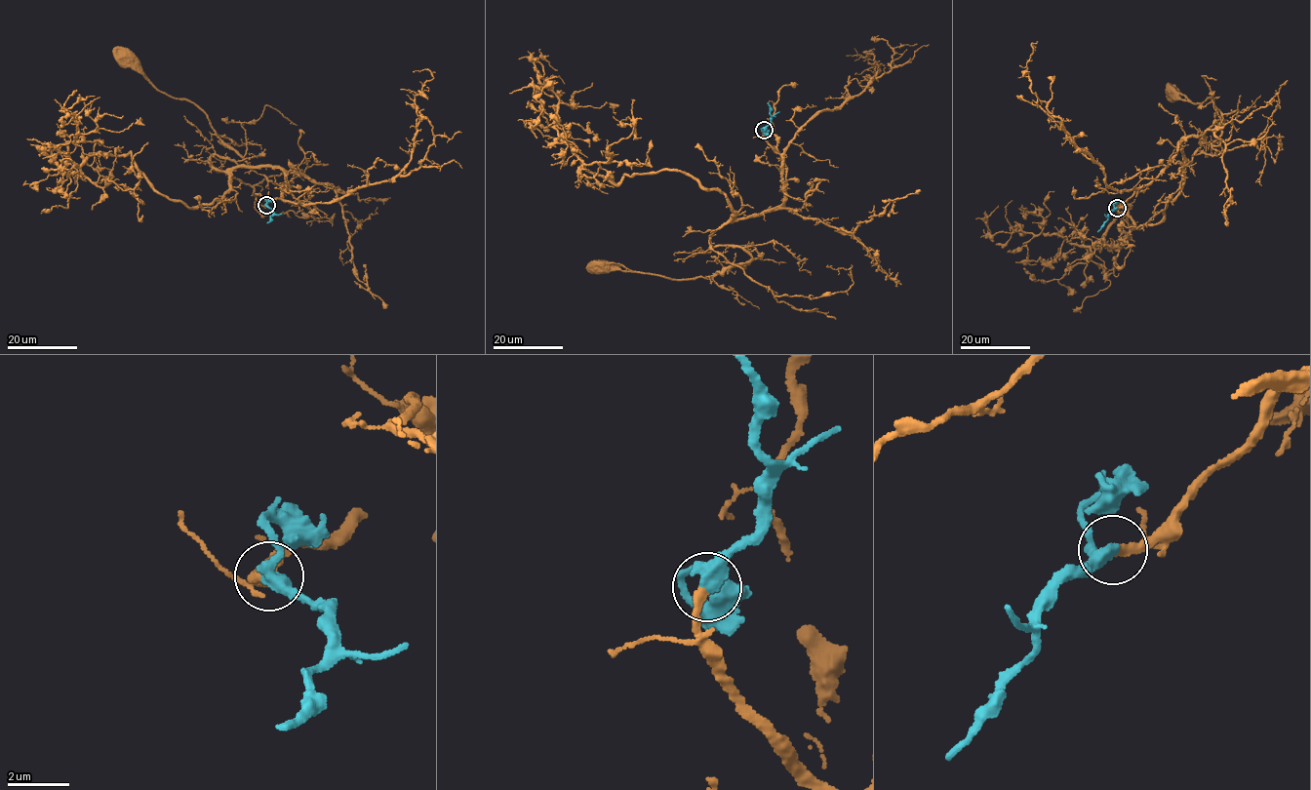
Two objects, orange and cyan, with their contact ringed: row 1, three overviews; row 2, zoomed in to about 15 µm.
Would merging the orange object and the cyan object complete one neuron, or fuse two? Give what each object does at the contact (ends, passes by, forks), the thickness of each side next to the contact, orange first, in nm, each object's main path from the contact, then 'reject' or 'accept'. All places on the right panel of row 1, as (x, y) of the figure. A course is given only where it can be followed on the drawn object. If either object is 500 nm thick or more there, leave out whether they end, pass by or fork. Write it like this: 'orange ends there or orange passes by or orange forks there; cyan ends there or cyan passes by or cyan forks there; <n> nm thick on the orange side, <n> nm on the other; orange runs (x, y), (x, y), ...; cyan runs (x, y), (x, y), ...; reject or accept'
orange ends there; cyan passes by; 300 nm thick on the orange side, 400 nm on the other; orange runs (1117, 208), (1166, 166), (1177, 143), (1186, 164), (1221, 134), (1219, 109), (1211, 98), (1195, 104), (1171, 92); cyan runs (1117, 208), (1097, 231); accept

